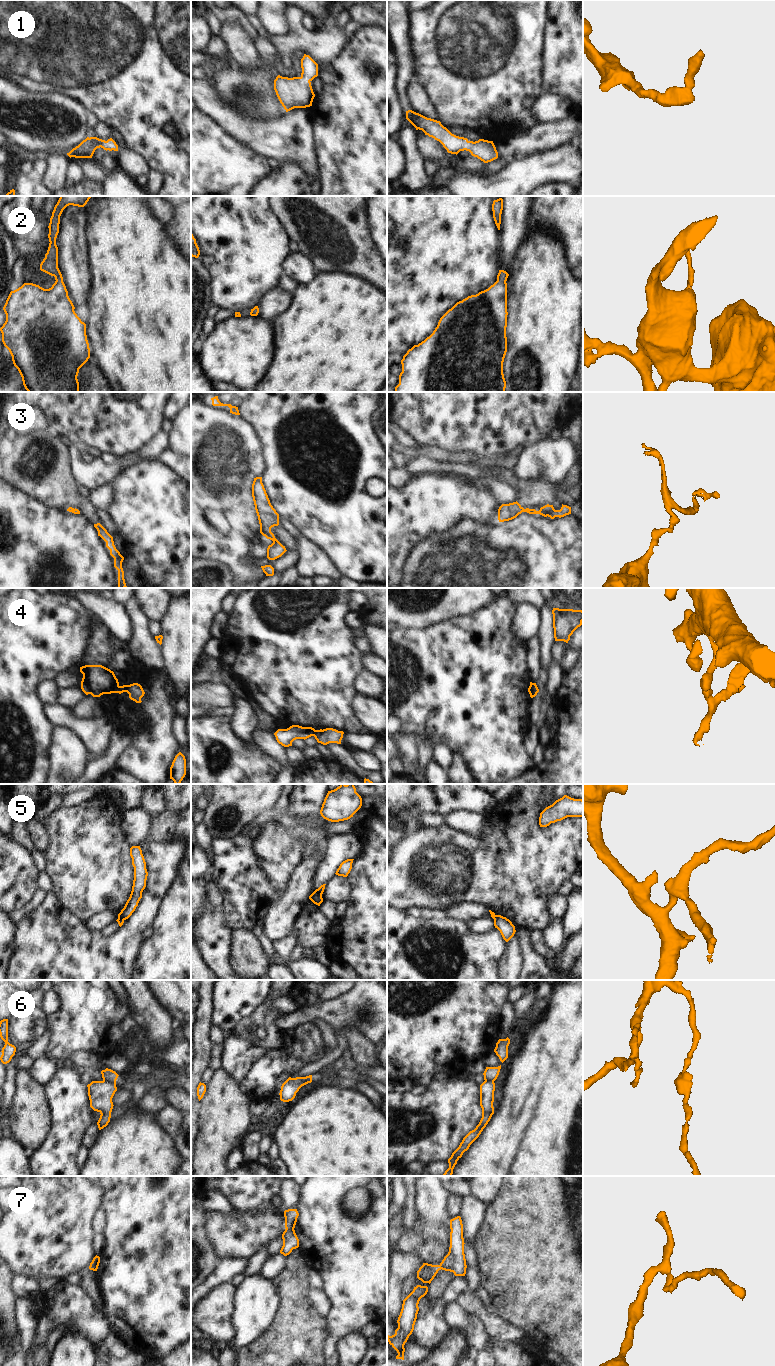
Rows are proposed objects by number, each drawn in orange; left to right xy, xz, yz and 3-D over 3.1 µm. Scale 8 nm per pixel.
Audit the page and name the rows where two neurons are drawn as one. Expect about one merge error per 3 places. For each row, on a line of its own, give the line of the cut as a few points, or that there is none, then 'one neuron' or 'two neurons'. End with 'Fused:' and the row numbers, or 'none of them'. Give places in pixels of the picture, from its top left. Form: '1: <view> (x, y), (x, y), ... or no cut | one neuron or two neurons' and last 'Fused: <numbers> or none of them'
1: no cut | one neuron
2: no cut | one neuron
3: no cut | one neuron
4: xy (119, 686), (117, 692) | two neurons
5: xz (315, 890), (321, 895) | two neurons
6: xy (103, 1079), (115, 1085) | two neurons
7: xz (286, 1228), (293, 1229) | two neurons
Fused: 4, 5, 6, 7

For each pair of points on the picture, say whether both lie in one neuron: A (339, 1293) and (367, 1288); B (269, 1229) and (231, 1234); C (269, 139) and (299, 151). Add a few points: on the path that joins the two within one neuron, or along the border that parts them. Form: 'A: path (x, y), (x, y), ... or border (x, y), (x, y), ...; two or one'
A: path (346, 1288), (360, 1288); one
B: path (260, 1229), (240, 1231); one
C: path (276, 139), (287, 139), (292, 144); one

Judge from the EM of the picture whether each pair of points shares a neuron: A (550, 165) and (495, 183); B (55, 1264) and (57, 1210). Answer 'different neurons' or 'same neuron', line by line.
A: same neuron
B: same neuron

